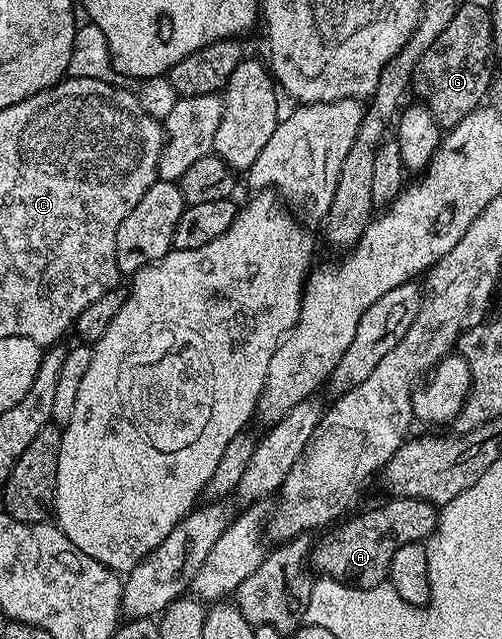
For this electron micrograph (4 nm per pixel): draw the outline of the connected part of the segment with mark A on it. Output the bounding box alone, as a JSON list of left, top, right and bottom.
[309,497,439,589]

